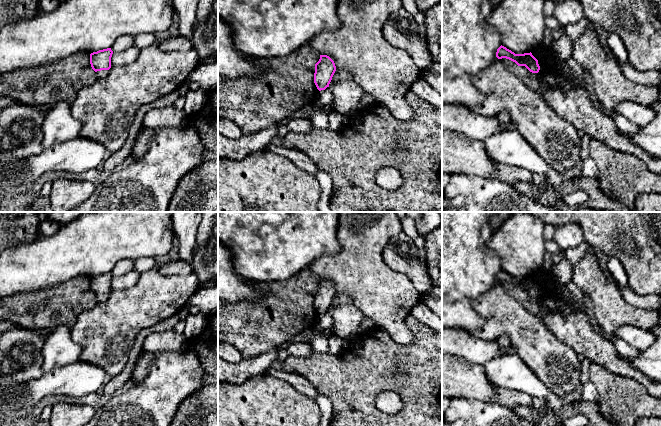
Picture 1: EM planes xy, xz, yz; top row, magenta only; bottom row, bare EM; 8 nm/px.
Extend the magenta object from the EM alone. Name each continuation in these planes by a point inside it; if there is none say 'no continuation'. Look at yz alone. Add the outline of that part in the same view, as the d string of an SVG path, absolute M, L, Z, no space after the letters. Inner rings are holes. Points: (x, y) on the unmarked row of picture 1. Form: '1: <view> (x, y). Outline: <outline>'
no continuation

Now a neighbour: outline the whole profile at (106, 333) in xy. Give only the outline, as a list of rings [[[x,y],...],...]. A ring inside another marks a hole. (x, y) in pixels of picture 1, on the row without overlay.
[[[150,269],[140,274],[133,287],[111,290],[106,301],[84,310],[70,327],[71,338],[81,346],[80,360],[99,366],[113,377],[118,375],[127,364],[137,334],[178,314],[198,288],[198,278],[194,273],[163,276]]]

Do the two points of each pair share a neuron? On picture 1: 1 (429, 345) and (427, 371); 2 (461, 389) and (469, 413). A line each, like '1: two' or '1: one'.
1: one
2: two

